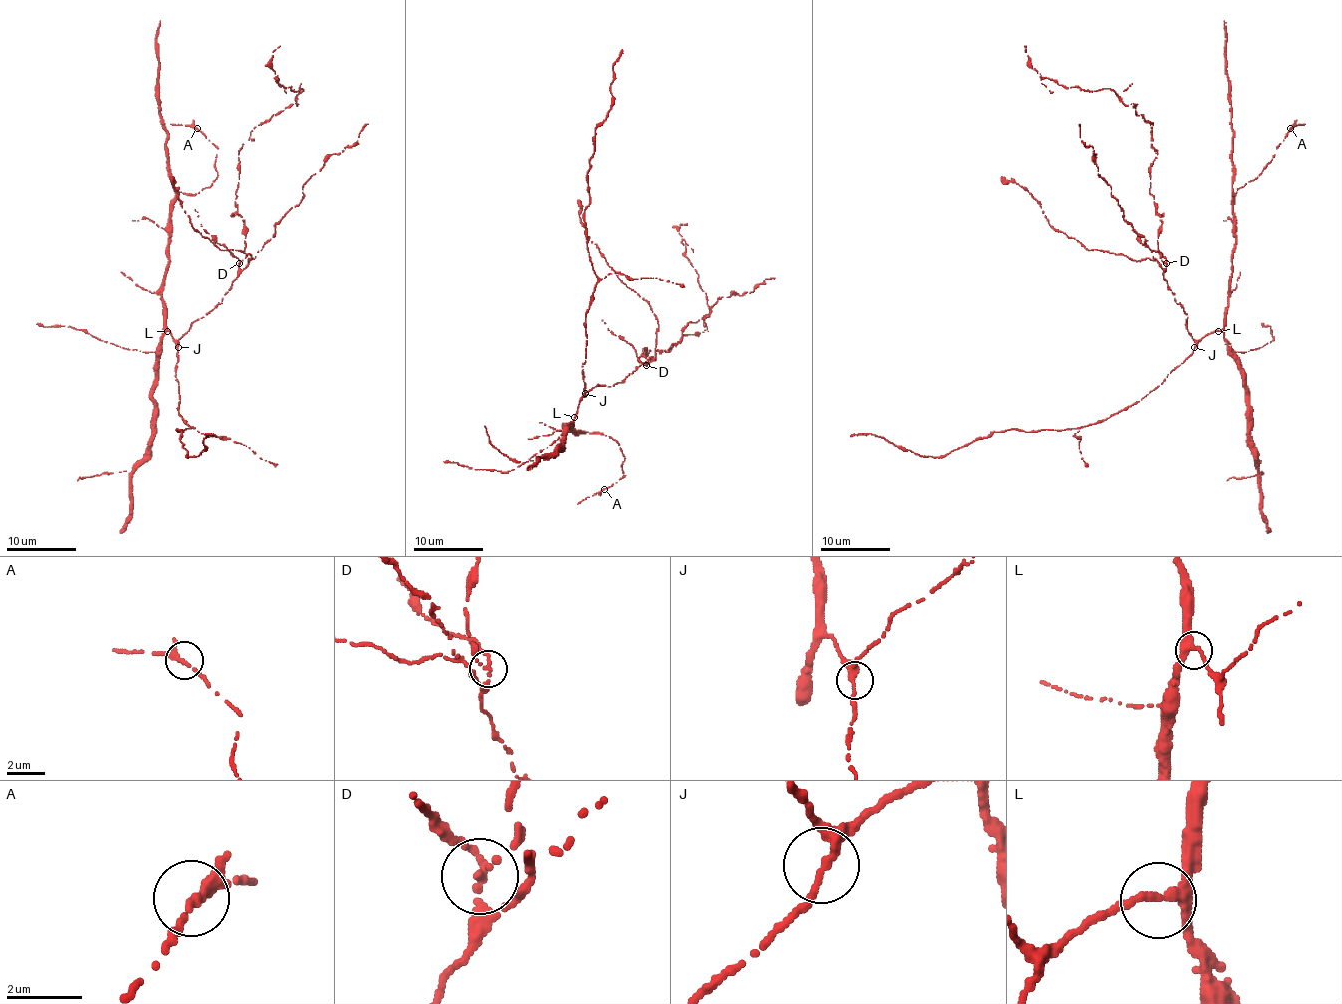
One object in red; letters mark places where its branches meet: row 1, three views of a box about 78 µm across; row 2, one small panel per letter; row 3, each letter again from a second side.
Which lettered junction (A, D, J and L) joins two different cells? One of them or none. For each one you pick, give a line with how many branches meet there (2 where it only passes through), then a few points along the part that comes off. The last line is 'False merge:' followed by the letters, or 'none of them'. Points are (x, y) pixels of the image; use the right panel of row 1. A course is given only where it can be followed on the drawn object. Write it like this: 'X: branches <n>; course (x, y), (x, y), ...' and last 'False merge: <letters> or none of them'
D: branches 3; course (1166, 263), (1149, 192), (1157, 150), (1152, 124), (1111, 90), (1067, 88), (1041, 77), (1024, 46)
False merge: D

